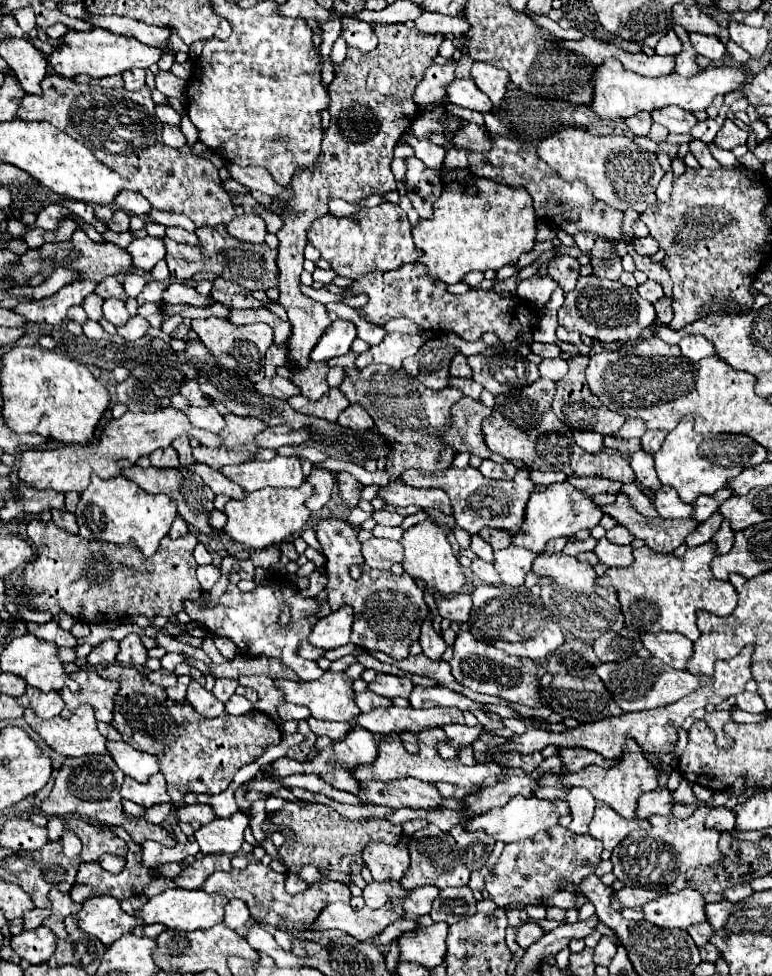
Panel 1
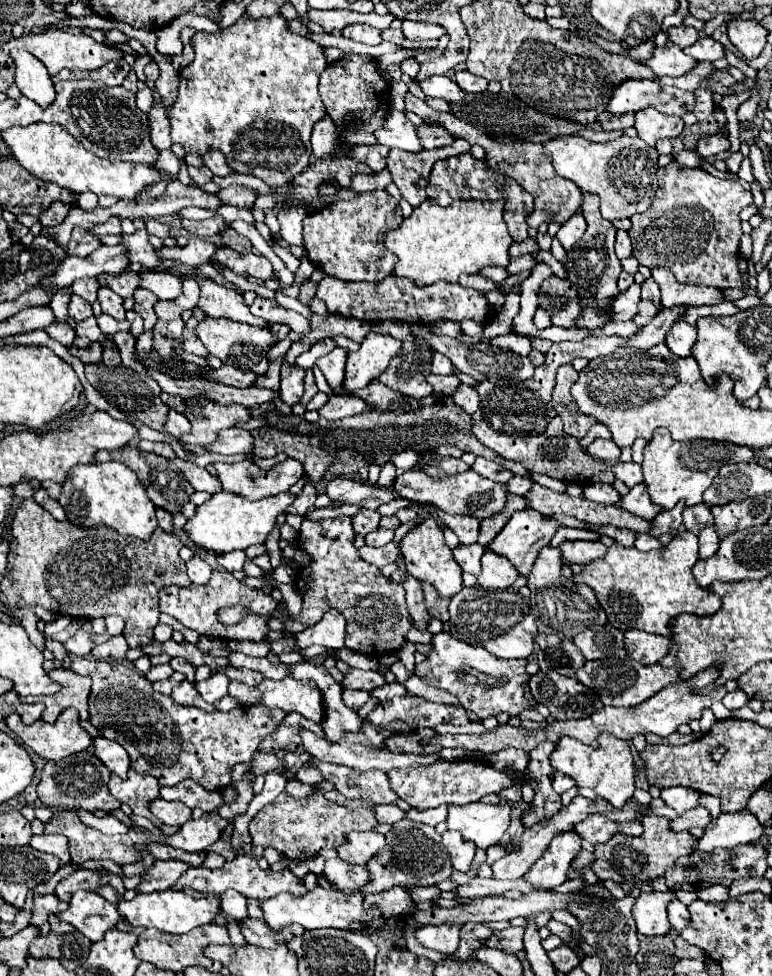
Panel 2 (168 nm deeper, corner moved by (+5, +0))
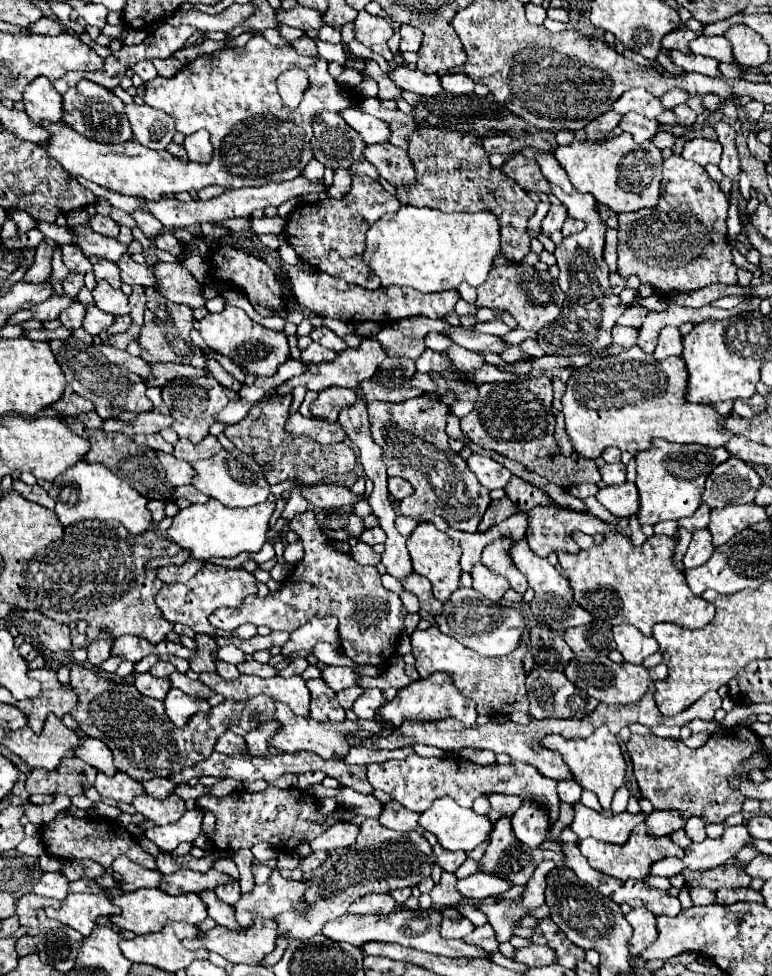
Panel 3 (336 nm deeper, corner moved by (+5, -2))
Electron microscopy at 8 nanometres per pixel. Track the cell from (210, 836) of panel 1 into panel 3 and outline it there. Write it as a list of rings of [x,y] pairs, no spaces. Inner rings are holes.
[[[200,808],[188,810],[176,824],[168,826],[154,826],[146,830],[146,838],[152,840],[156,846],[160,846],[166,852],[172,852],[182,842],[194,842],[200,836],[204,812]]]

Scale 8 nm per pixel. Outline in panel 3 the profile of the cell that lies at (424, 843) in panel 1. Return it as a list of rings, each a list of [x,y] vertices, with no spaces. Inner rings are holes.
[[[366,818],[360,826],[358,842],[350,848],[338,848],[330,850],[330,858],[314,870],[314,874],[308,878],[308,890],[306,900],[310,900],[312,908],[302,918],[294,912],[286,912],[276,918],[280,936],[290,938],[310,938],[314,934],[320,934],[324,924],[330,920],[340,918],[348,912],[348,906],[366,896],[366,894],[386,894],[396,888],[414,888],[420,884],[422,878],[428,878],[432,874],[434,866],[434,850],[430,842],[422,836],[422,832],[396,832],[390,828],[384,828],[378,820]]]

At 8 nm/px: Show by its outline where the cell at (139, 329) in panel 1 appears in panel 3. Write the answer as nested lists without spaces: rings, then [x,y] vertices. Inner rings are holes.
[[[94,306],[94,308],[86,310],[86,318],[84,318],[82,328],[94,336],[94,334],[100,334],[100,332],[108,330],[112,324],[114,324],[114,316],[106,314],[106,312],[102,312]]]

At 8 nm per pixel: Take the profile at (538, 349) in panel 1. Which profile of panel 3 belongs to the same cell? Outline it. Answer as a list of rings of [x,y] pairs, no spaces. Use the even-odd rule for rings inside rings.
[[[452,328],[452,330],[444,330],[446,336],[452,338],[454,344],[466,348],[466,350],[474,350],[474,352],[492,352],[492,354],[500,354],[504,350],[510,348],[508,342],[504,342],[500,336],[490,336],[490,334],[476,334],[472,330],[464,330],[464,328]]]

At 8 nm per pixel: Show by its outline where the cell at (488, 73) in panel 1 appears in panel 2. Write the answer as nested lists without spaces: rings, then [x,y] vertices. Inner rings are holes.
[[[468,70],[456,72],[456,74],[452,76],[452,80],[454,80],[464,92],[474,92],[474,94],[478,94],[478,92],[486,92],[486,86],[488,86],[488,82],[486,82],[484,78],[478,78],[478,76],[470,74]]]

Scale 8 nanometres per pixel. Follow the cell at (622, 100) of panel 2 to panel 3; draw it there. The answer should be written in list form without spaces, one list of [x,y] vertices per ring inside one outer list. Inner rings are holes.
[[[632,88],[628,92],[624,92],[616,102],[614,102],[614,110],[618,114],[626,114],[626,112],[638,112],[646,118],[658,118],[660,114],[666,112],[666,108],[662,106],[660,98],[652,96],[646,88]]]

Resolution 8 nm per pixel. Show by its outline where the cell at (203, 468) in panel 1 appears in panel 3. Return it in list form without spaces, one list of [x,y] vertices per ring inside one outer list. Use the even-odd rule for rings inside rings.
[[[158,452],[158,458],[160,458],[160,462],[162,462],[164,470],[166,470],[166,480],[172,486],[184,486],[190,480],[194,480],[194,468],[188,462],[182,462],[176,456],[162,454],[162,452]]]

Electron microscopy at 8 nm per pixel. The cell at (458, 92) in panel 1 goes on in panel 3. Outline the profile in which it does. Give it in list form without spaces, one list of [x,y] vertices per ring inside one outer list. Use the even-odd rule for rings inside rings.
[[[400,66],[394,70],[390,78],[402,90],[408,90],[420,96],[438,96],[442,92],[442,84],[436,74],[424,74],[420,70],[410,70],[406,66]]]

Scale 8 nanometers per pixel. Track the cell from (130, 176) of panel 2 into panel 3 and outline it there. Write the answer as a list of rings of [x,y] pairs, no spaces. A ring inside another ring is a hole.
[[[254,28],[250,32],[252,38],[244,48],[224,48],[212,54],[200,54],[174,78],[154,78],[146,82],[144,102],[174,116],[178,132],[184,136],[190,136],[200,128],[210,132],[216,154],[210,164],[182,162],[172,158],[166,150],[148,150],[138,142],[124,146],[98,144],[72,132],[62,122],[42,124],[42,128],[50,132],[50,138],[40,146],[58,160],[70,178],[82,176],[106,190],[144,200],[160,200],[166,194],[190,192],[192,188],[200,190],[212,184],[242,188],[262,186],[270,180],[294,180],[314,158],[310,146],[310,124],[314,122],[314,116],[322,110],[342,112],[350,102],[338,94],[338,84],[328,74],[328,62],[322,56],[300,56],[294,48],[272,46],[262,32]],[[290,68],[300,68],[308,72],[310,78],[310,88],[304,92],[304,100],[298,108],[284,106],[276,90],[276,78]]]

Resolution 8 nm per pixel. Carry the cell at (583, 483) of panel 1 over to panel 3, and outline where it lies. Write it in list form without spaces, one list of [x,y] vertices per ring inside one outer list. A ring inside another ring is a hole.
[[[506,496],[500,498],[500,500],[492,500],[492,502],[490,502],[490,508],[486,510],[486,514],[484,514],[484,518],[482,518],[478,530],[480,530],[480,532],[486,532],[486,530],[490,530],[494,524],[498,524],[498,522],[510,518],[512,514],[516,514],[516,506],[514,506]]]

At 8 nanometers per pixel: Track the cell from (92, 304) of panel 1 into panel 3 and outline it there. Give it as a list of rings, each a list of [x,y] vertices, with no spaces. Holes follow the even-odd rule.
[[[74,300],[74,304],[70,304],[70,308],[62,310],[60,322],[62,322],[68,330],[76,330],[76,328],[82,326],[84,316],[86,316],[86,308],[84,308],[78,300]]]

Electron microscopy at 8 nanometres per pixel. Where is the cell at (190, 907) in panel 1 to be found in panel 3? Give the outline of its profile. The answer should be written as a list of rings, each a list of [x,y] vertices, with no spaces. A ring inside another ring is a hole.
[[[140,888],[130,894],[120,894],[112,900],[114,906],[120,908],[120,914],[112,918],[116,926],[122,930],[132,930],[136,934],[148,934],[148,932],[160,932],[166,922],[192,922],[200,924],[208,916],[208,908],[202,902],[198,894],[182,894],[182,896],[170,896],[162,892],[160,888]]]

